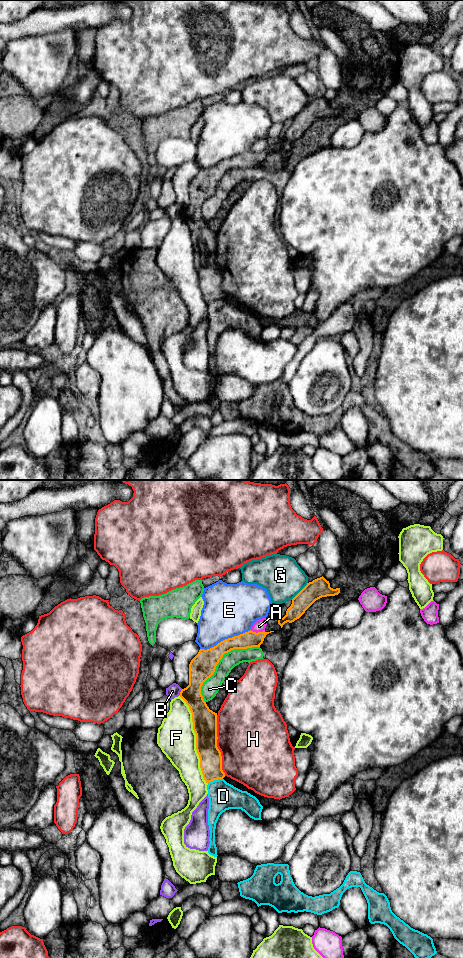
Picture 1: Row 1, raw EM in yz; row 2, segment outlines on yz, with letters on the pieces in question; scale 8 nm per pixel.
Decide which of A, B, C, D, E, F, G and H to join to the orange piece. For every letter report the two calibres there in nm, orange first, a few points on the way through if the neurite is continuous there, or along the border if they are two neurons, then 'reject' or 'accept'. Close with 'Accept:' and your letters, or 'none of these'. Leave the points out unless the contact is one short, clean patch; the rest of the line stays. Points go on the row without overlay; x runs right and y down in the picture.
A: 130 nm thick on the orange side, 100 nm on the other; reject
B: 190 nm thick on the orange side, 100 nm on the other; reject
C: 200 nm thick on the orange side, 140 nm on the other; reject
D: 180 nm thick on the orange side, 220 nm on the other; reject
E: 190 nm thick on the orange side, 420 nm on the other; reject
F: 190 nm thick on the orange side, 300 nm on the other; reject
G: 160 nm thick on the orange side, 320 nm on the other; border along yz (307, 102), (291, 119); reject
H: 190 nm thick on the orange side, 460 nm on the other; reject
Accept: none of these

